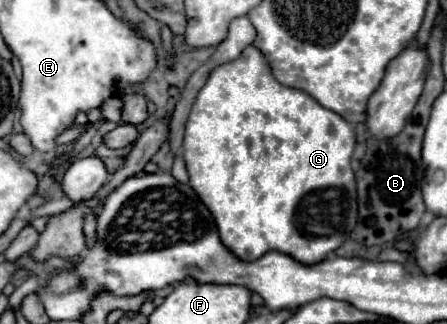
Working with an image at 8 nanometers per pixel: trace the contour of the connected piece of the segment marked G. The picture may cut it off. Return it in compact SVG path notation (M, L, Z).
M253 45L243 49L239 59L223 63L209 73L207 83L199 89L195 103L191 107L189 119L185 123L183 149L185 149L185 165L189 171L191 187L195 189L195 193L201 197L201 201L211 211L211 215L217 223L221 241L243 261L255 261L261 255L265 255L267 251L281 251L281 253L295 257L301 263L313 265L313 263L319 263L321 259L325 259L327 255L331 255L347 239L347 235L353 231L353 225L357 223L357 193L355 193L355 177L353 177L353 169L351 169L351 155L355 149L355 131L341 115L335 115L333 111L321 107L313 97L305 95L303 91L285 87L279 81L273 81L273 71L269 69L265 55Z

